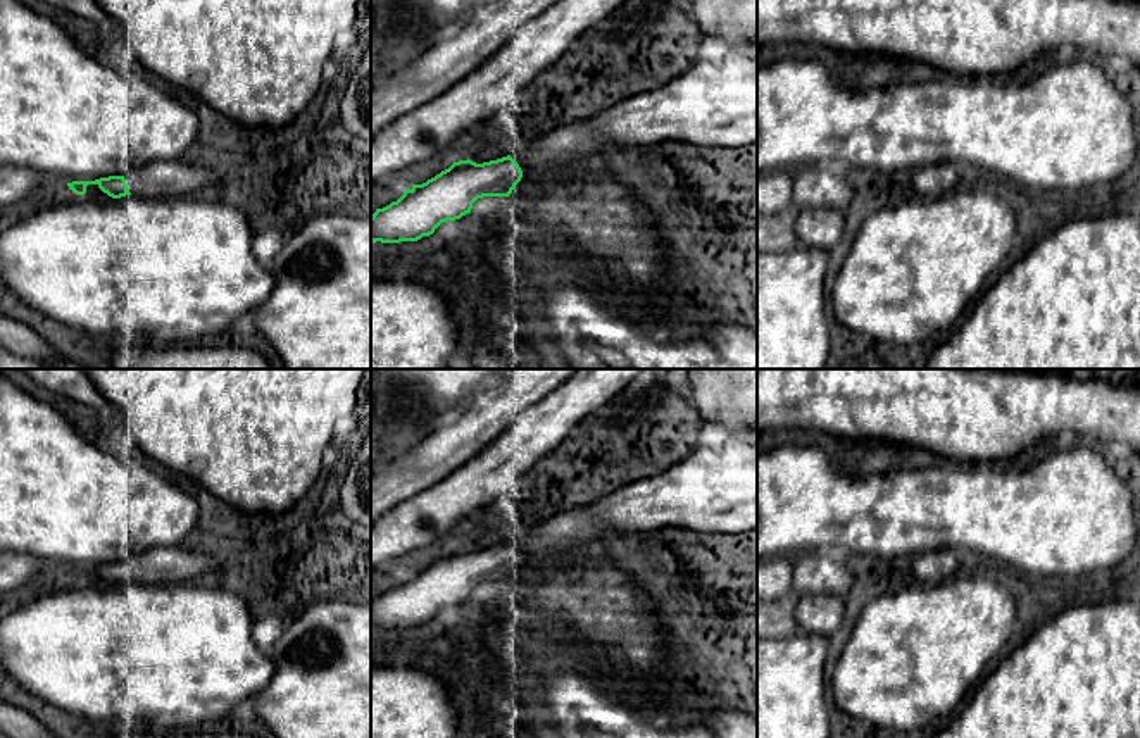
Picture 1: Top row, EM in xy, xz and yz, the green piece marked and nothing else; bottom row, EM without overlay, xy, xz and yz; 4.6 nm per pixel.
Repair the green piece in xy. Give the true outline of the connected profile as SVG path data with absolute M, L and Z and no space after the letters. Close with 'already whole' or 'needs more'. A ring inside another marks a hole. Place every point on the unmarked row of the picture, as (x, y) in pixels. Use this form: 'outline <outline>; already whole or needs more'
outline M186 543L155 547L131 555L124 562L109 562L95 567L67 569L76 581L85 581L88 571L97 571L112 585L138 581L145 585L190 583L193 578L216 571L219 559L207 552L195 552Z; needs more

